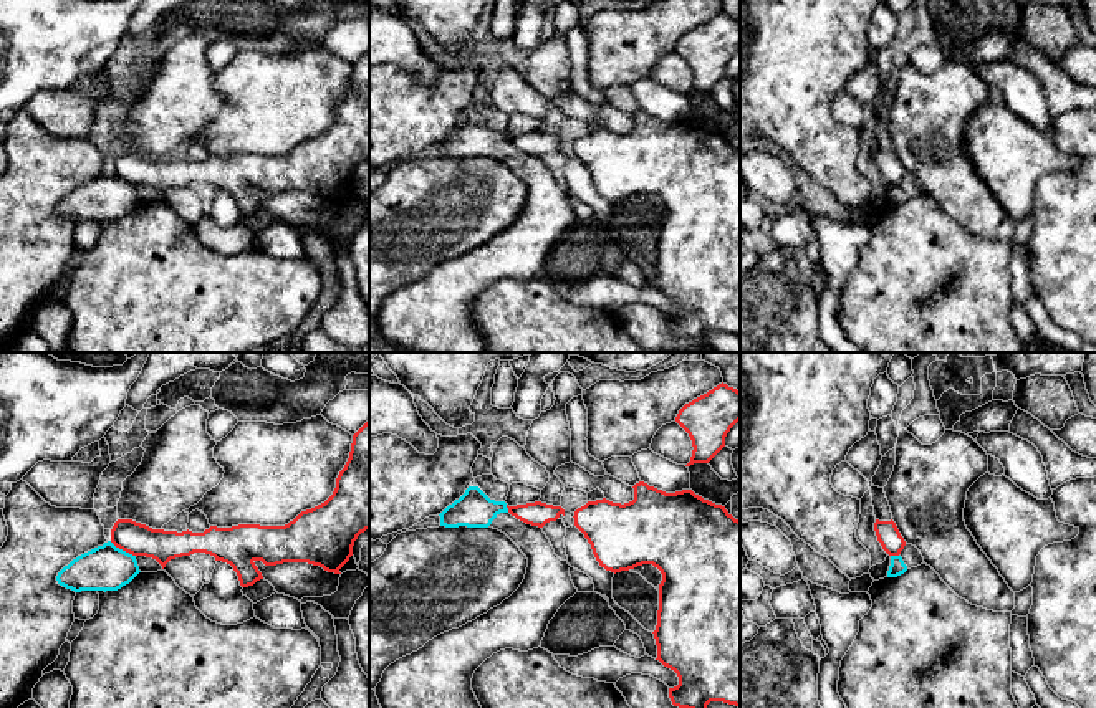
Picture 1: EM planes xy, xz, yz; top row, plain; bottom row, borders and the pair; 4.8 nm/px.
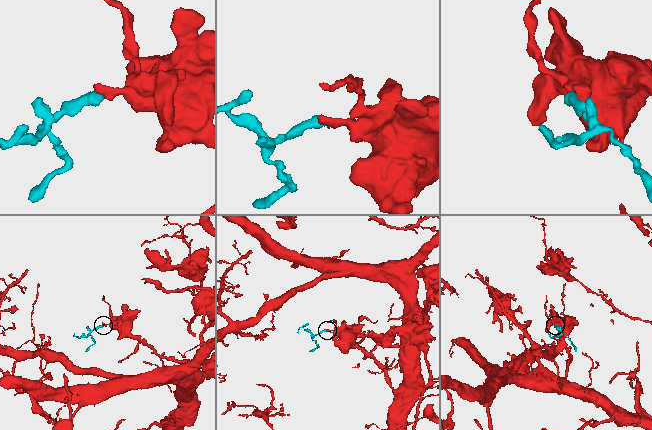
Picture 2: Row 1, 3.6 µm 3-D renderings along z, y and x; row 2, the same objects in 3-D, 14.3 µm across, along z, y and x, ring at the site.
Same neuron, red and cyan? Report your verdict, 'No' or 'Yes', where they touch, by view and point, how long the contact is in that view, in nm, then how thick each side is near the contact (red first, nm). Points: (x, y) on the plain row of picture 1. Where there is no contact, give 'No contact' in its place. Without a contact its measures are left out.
No. Touches red at xy (123, 179). Shared border 150 nm. Thickness 160 nm (red) against 220 nm

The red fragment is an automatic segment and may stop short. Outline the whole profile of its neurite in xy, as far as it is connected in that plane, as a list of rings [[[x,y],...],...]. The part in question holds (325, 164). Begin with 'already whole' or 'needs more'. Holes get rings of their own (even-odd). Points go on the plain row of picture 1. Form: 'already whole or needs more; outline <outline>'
already whole; outline [[[369,50],[353,65],[349,88],[344,98],[336,108],[336,117],[333,124],[321,134],[301,141],[293,151],[285,155],[260,155],[260,154],[238,154],[232,157],[217,157],[210,155],[204,162],[192,160],[164,160],[152,159],[146,154],[136,152],[132,149],[118,149],[111,159],[111,172],[132,184],[146,185],[156,189],[162,199],[171,189],[190,185],[194,182],[205,182],[215,187],[215,190],[227,192],[233,197],[238,205],[240,215],[248,217],[257,210],[263,208],[262,202],[255,195],[257,190],[262,190],[265,195],[276,195],[283,192],[308,192],[320,195],[328,202],[341,203],[339,199],[353,185],[354,170],[361,162],[369,159]]]

